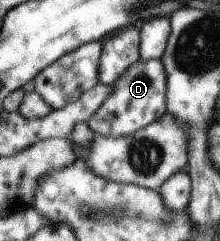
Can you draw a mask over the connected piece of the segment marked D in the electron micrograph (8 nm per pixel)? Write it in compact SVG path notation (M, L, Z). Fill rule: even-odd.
M161 60L136 61L111 84L111 93L87 125L92 132L115 137L130 136L159 121L166 114L166 73Z

